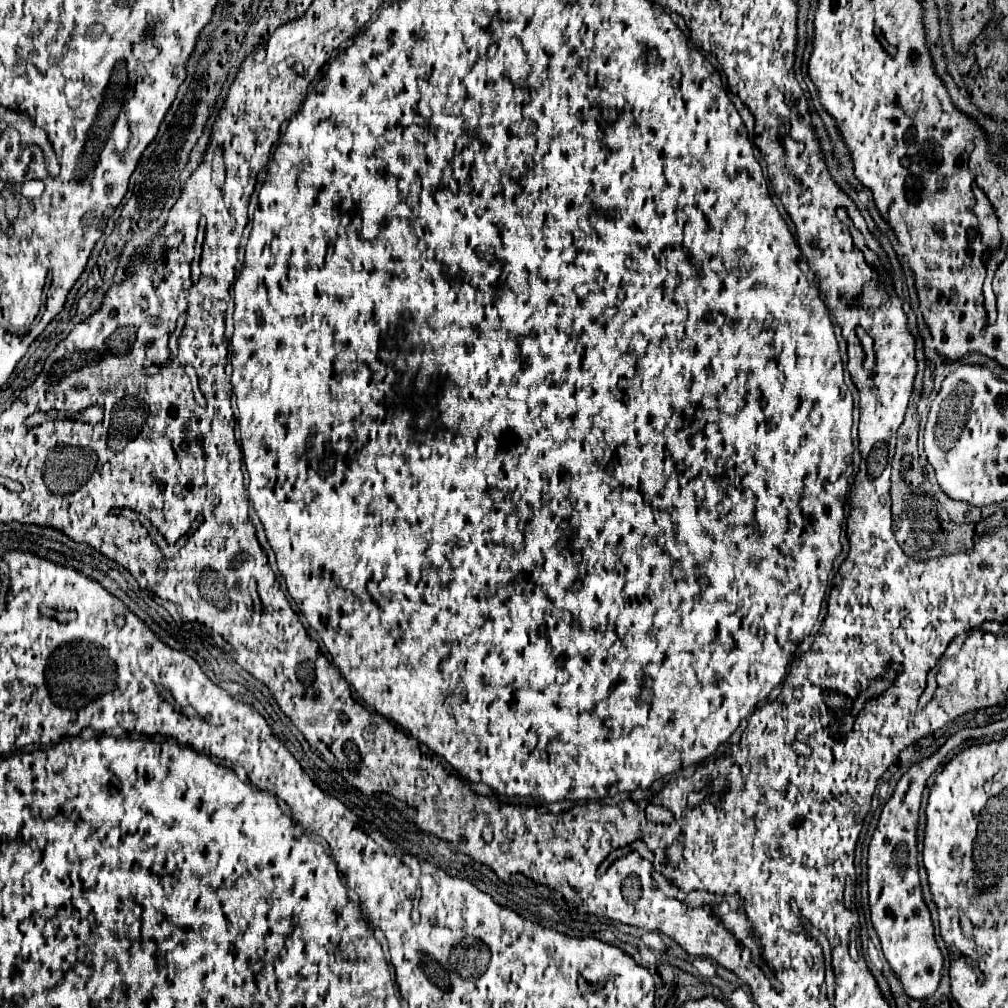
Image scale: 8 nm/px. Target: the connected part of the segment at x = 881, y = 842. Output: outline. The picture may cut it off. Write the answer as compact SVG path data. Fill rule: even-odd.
M954 736L934 752L930 758L914 764L898 782L892 798L884 804L878 828L872 836L868 850L868 892L872 924L882 942L882 952L890 968L900 978L906 994L916 1000L932 996L940 984L944 956L934 938L934 926L930 910L922 898L922 886L918 876L918 810L926 780L942 764L946 754L960 746L964 738Z

